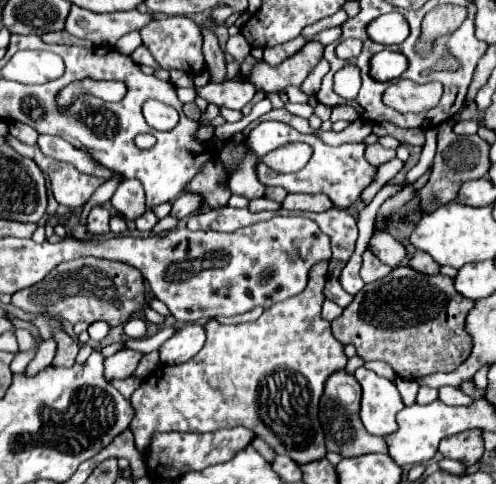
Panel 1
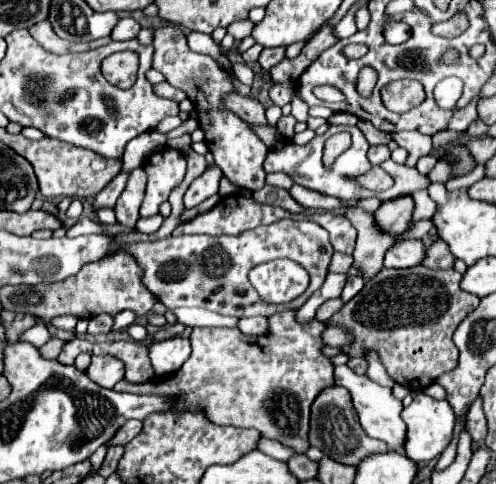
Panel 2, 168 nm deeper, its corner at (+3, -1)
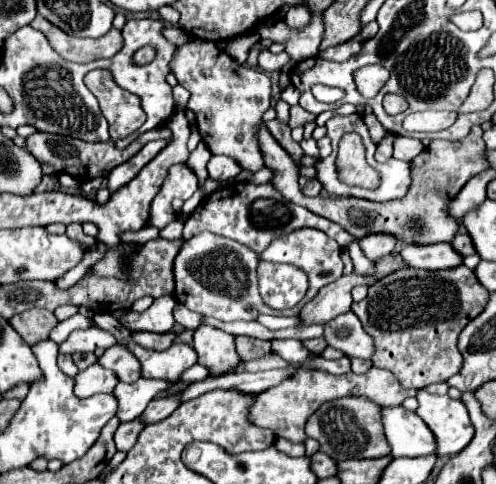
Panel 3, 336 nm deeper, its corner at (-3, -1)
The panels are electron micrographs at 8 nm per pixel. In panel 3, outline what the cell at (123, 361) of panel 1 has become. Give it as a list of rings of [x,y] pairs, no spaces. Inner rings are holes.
[[[99,362],[89,366],[85,372],[75,376],[75,394],[79,398],[87,398],[97,392],[113,392],[119,378],[109,368],[103,368]]]

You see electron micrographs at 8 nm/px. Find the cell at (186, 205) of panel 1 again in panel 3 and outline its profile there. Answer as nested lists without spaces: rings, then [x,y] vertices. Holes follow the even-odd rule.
[[[213,156],[207,164],[207,170],[209,170],[209,178],[213,178],[217,182],[225,182],[229,178],[235,178],[241,172],[241,168],[229,156]]]

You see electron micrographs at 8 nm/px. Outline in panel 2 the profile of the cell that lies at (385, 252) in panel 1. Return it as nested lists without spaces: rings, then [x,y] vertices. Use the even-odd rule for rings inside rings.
[[[407,240],[387,250],[385,268],[409,268],[419,266],[425,260],[423,240]]]

